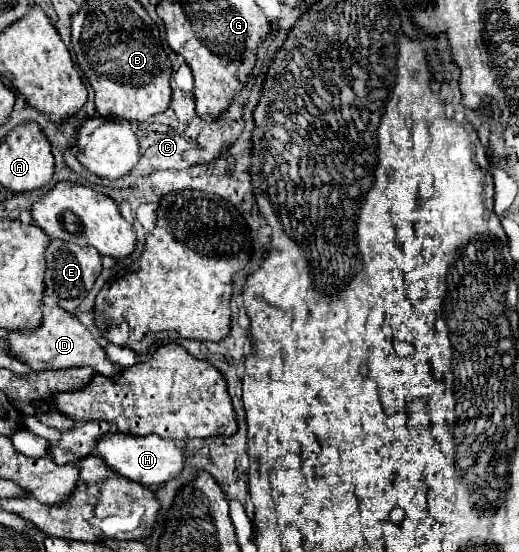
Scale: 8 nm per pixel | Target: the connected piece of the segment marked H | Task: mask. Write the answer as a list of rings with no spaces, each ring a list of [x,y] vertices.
[[[108,433],[96,441],[98,457],[118,475],[128,481],[136,481],[140,485],[160,485],[174,479],[184,463],[184,453],[174,445],[174,441],[166,441],[158,435],[126,435],[126,433]]]

